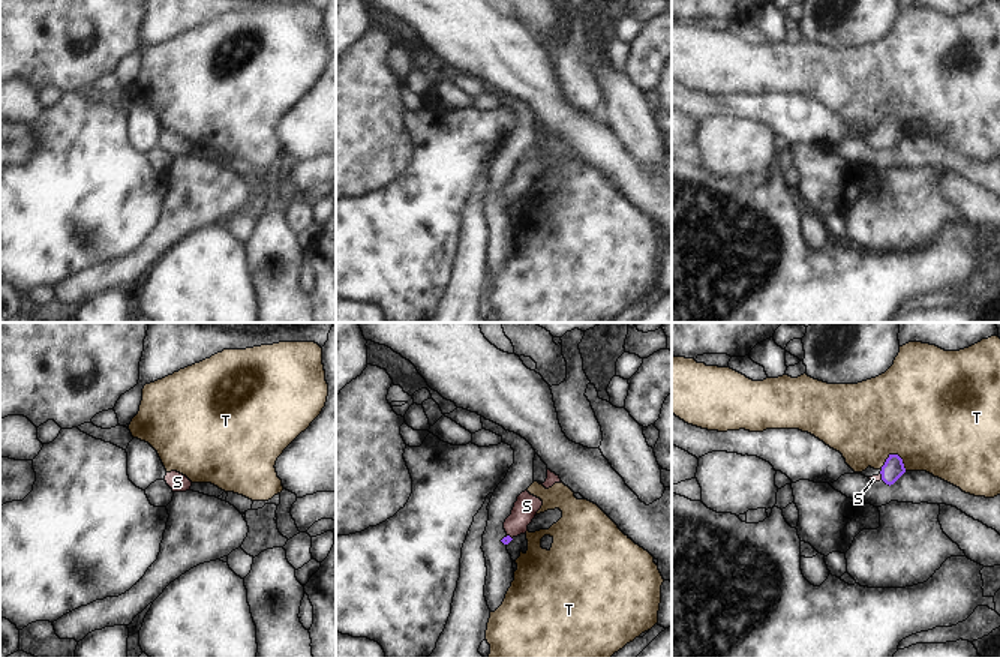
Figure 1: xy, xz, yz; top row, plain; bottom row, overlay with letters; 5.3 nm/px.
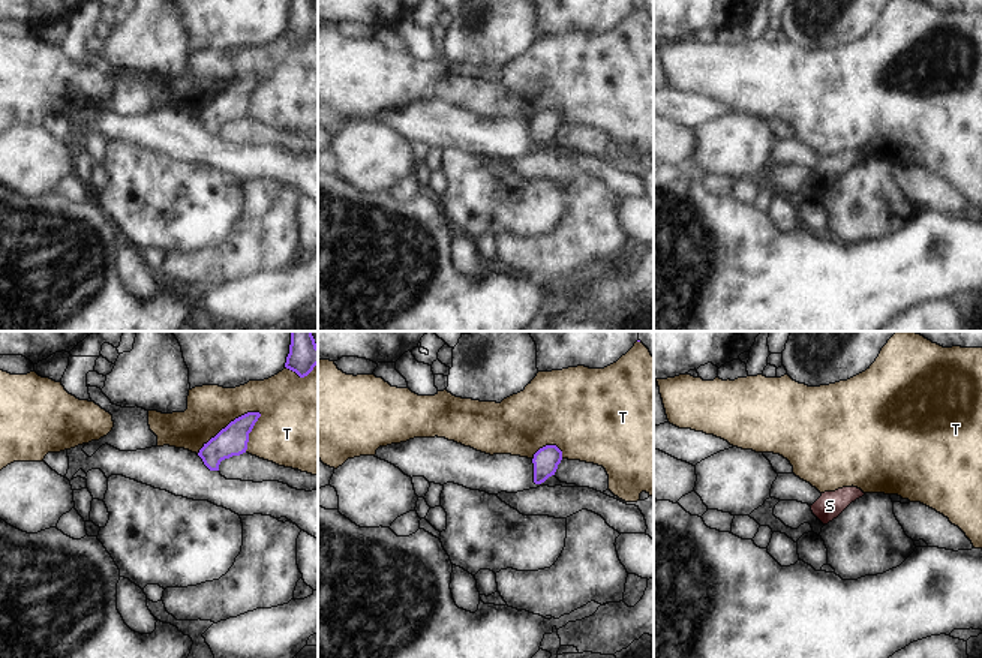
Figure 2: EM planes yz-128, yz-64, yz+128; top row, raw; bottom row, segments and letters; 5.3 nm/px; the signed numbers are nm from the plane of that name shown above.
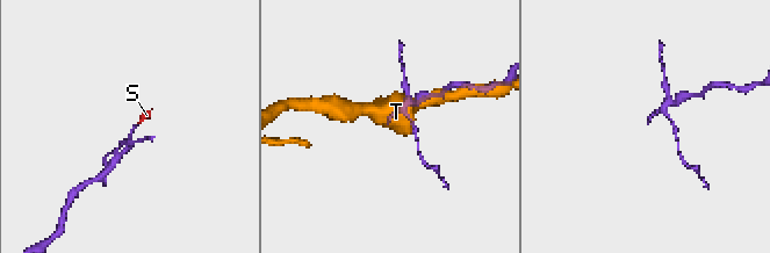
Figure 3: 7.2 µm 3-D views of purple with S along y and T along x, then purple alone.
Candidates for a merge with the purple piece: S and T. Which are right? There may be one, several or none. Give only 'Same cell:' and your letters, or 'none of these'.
Same cell: S

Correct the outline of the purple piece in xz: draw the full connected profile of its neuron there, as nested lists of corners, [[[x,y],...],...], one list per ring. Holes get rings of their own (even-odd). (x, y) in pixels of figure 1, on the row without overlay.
[[[528,154],[522,156],[514,166],[511,178],[504,186],[504,194],[507,200],[501,204],[508,208],[514,201],[526,198],[528,189],[535,182],[537,176],[541,172],[543,165]]]

